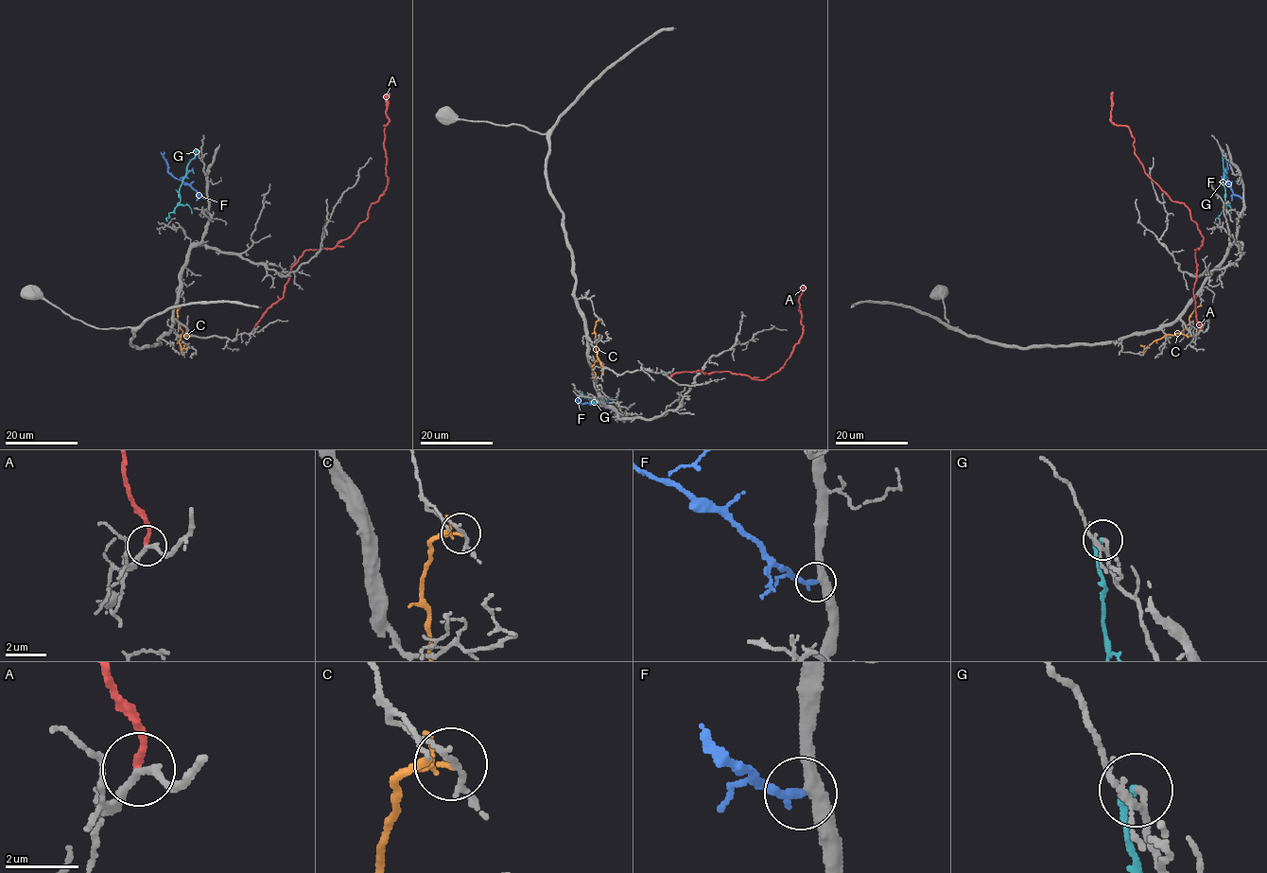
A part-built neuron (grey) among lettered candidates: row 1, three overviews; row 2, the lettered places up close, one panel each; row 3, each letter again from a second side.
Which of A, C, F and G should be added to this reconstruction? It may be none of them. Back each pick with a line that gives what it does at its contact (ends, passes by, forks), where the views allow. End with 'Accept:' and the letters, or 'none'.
F: It ends there
Accept: F

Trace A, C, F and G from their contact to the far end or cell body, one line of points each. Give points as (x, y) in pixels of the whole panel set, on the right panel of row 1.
A: (1200, 330), (1193, 296), (1195, 250), (1203, 235), (1190, 211), (1145, 173), (1129, 128), (1111, 121), (1113, 92)
C: (1143, 348), (1145, 350), (1167, 335), (1179, 334), (1189, 322), (1191, 313), (1201, 305)
F: (1241, 197), (1231, 190), (1227, 181), (1227, 162), (1220, 152)
G: (1223, 150), (1225, 205), (1215, 220)

